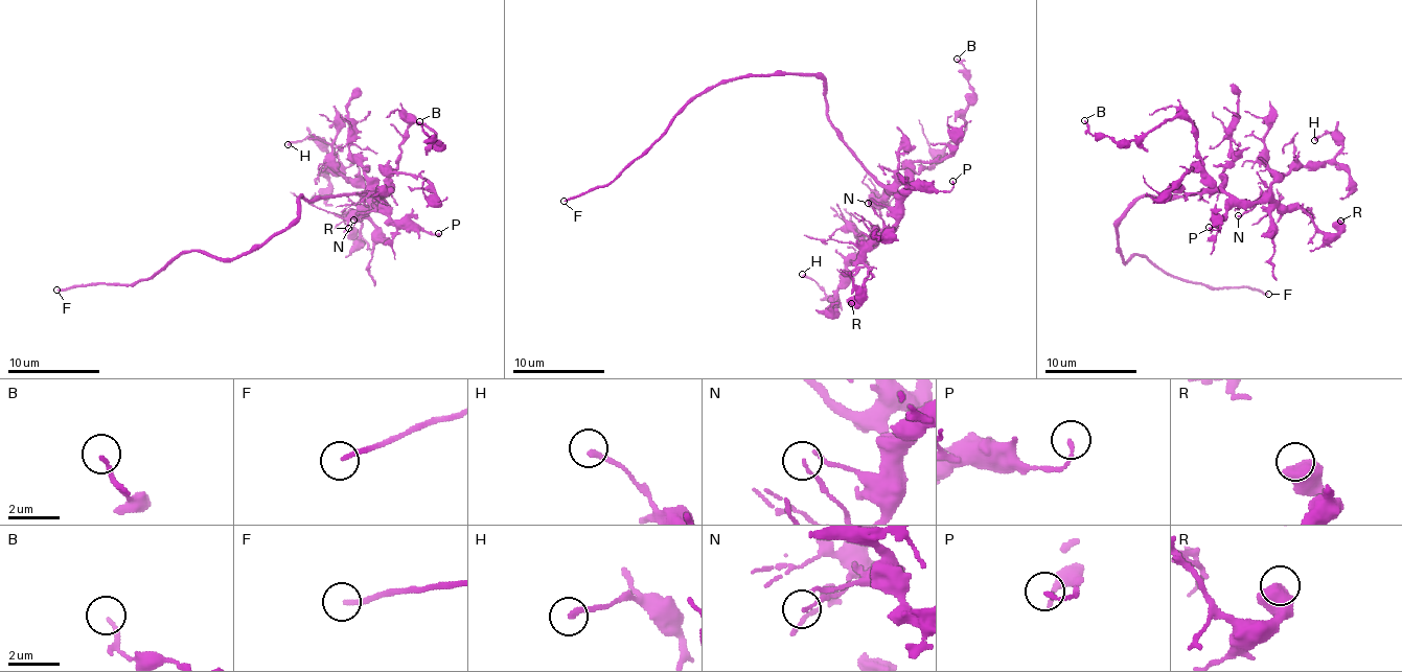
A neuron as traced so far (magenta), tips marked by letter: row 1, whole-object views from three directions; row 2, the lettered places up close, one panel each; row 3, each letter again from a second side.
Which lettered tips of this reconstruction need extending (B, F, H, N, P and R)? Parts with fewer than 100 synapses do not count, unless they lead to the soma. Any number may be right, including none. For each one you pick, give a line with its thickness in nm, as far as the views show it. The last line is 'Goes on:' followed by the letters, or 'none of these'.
F: Thickness 160 nm
Goes on: F

